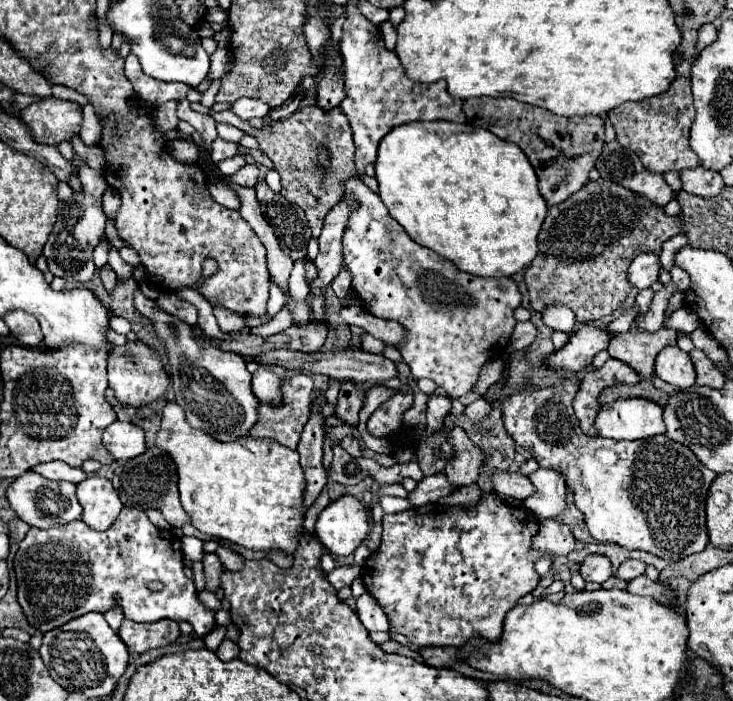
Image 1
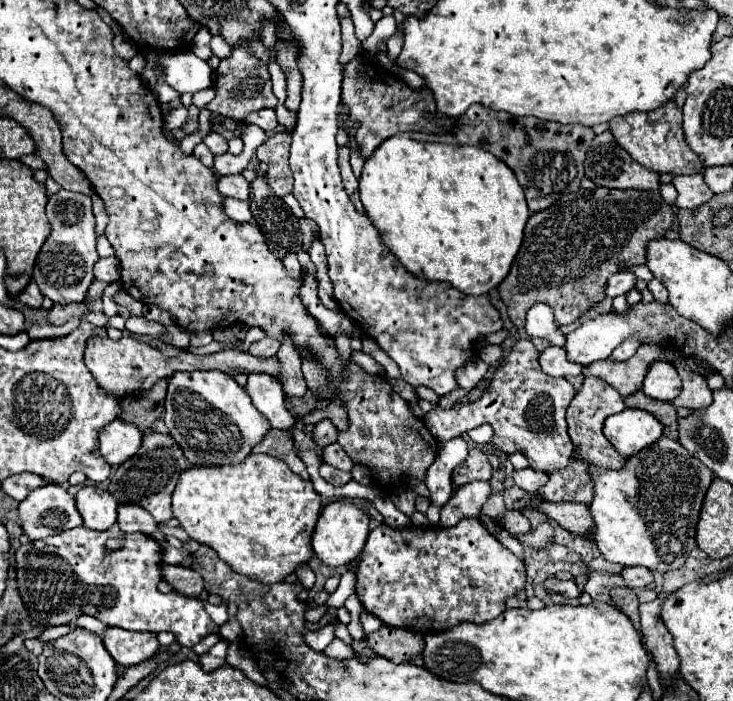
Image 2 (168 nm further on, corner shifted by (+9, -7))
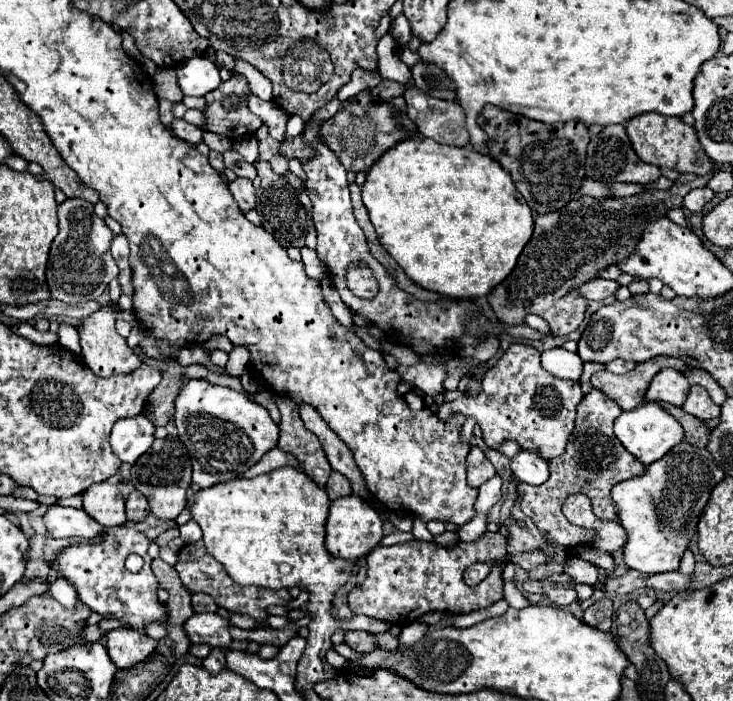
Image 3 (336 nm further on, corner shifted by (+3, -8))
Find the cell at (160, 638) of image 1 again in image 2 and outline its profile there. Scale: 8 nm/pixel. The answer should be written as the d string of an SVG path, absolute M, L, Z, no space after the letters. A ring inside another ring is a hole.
M108 628L104 632L104 646L120 666L136 666L148 660L160 648L156 634L140 634L122 628Z

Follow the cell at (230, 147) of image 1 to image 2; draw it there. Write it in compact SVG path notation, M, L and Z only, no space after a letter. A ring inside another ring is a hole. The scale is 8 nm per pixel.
M210 132L206 138L204 138L204 144L210 148L210 152L216 156L216 154L224 154L224 152L228 152L228 144L226 144L226 140L220 136L220 134L216 134L216 132Z

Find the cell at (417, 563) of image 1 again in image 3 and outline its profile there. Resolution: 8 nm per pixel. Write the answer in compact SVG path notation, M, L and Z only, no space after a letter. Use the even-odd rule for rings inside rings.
M486 533L472 545L440 547L426 541L408 541L392 547L376 547L368 555L366 579L354 587L348 595L348 605L354 615L368 615L392 625L408 625L430 611L454 611L470 613L488 607L502 599L502 575L500 563L494 565L492 573L476 587L468 587L462 573L474 561L490 561L506 555L506 537L500 533Z

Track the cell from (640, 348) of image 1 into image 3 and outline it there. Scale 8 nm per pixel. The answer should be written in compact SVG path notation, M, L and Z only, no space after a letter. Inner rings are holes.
M656 357L648 359L644 363L638 363L630 373L624 375L614 375L610 371L598 371L592 375L592 387L602 391L606 397L616 401L622 411L630 411L638 405L644 403L644 393L652 381L652 377L660 371L672 367L680 373L686 371L684 361L676 357Z

